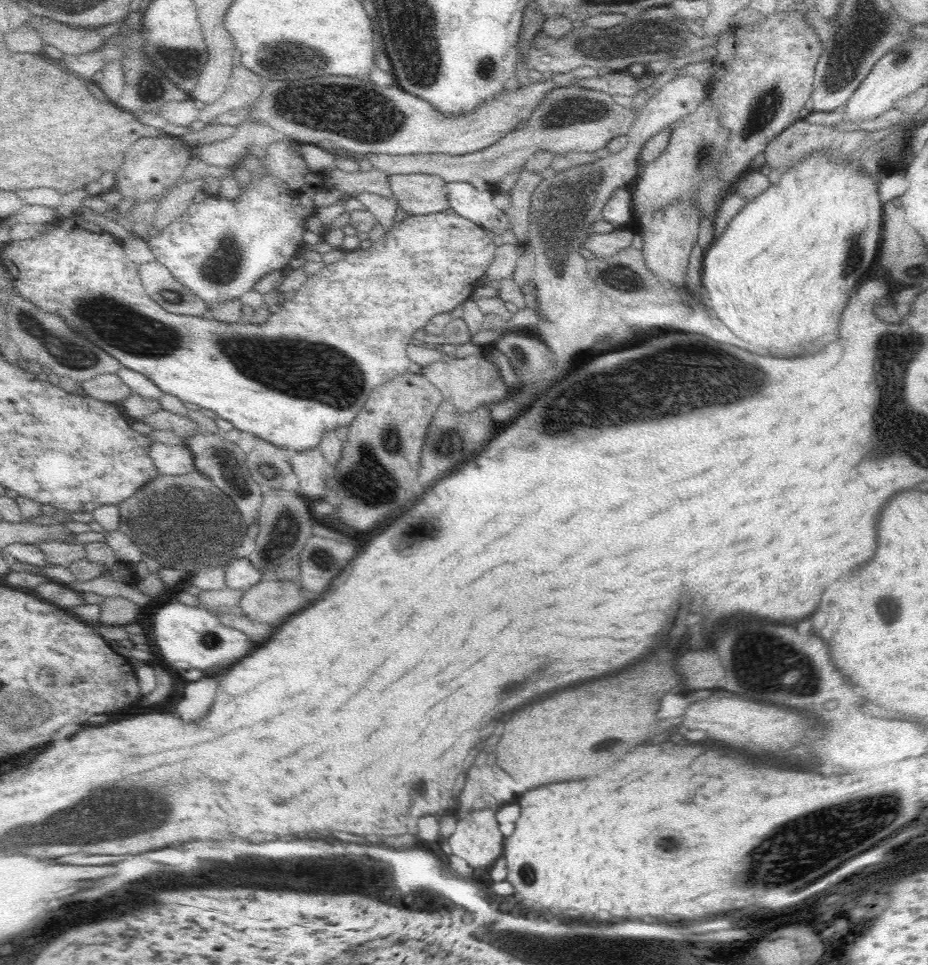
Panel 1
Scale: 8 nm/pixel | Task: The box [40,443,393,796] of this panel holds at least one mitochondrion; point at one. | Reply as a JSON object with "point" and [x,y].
{"point":[185,523]}

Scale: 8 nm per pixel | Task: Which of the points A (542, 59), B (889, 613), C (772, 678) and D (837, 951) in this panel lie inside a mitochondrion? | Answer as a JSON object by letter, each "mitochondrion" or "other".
{"A":"other","B":"mitochondrion","C":"mitochondrion","D":"other"}

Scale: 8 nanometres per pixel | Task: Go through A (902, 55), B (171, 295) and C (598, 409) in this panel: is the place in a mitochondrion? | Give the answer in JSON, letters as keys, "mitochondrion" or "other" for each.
{"A":"other","B":"mitochondrion","C":"mitochondrion"}

